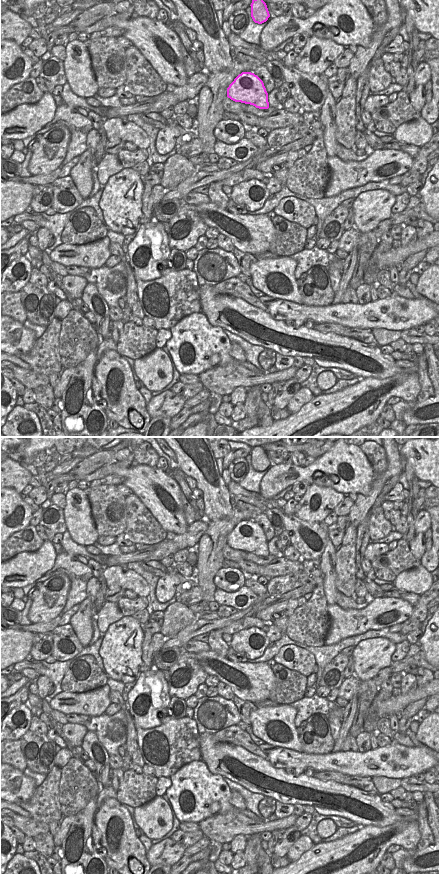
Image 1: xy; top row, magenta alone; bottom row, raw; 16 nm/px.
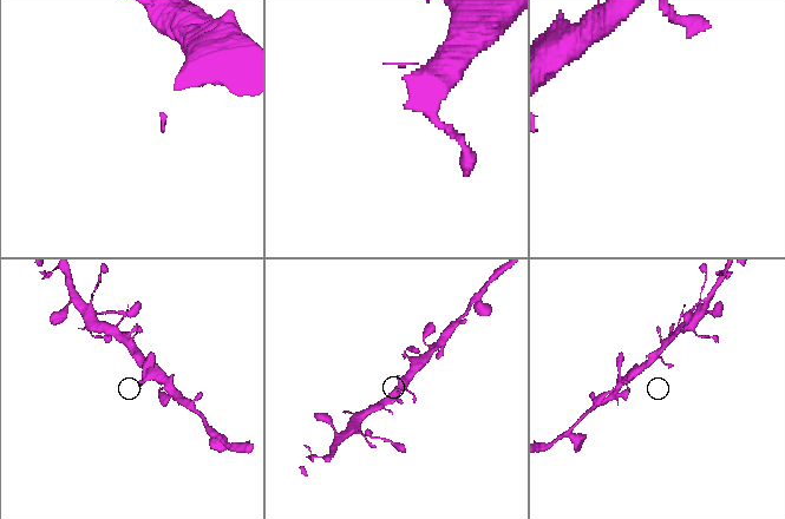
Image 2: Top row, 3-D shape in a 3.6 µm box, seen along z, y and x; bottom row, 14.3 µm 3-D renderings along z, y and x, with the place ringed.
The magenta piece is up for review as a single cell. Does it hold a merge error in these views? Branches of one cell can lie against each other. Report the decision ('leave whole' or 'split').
leave whole

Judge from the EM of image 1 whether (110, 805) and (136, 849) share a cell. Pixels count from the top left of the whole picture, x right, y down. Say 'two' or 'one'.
one

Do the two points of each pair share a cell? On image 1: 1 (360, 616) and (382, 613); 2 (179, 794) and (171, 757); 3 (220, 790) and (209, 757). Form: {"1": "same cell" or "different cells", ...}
{"1": "same cell", "2": "different cells", "3": "different cells"}

